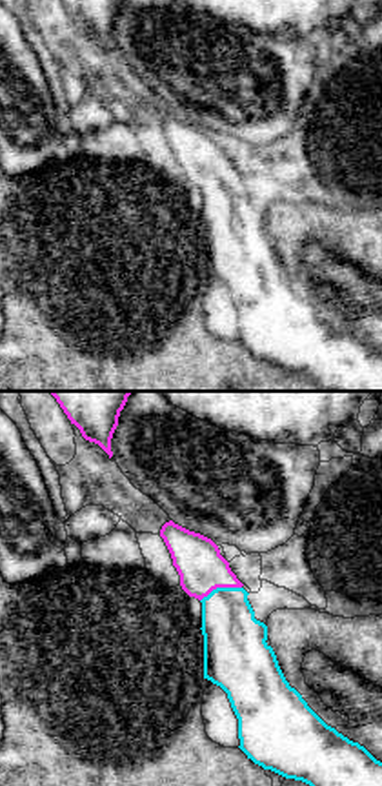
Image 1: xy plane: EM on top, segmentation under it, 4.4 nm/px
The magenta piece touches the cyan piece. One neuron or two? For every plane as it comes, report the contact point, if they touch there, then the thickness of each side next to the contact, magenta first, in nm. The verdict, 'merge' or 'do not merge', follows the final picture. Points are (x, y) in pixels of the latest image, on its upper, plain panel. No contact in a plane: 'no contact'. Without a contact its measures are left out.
contact (221, 179); calibres 200 and 280 nm

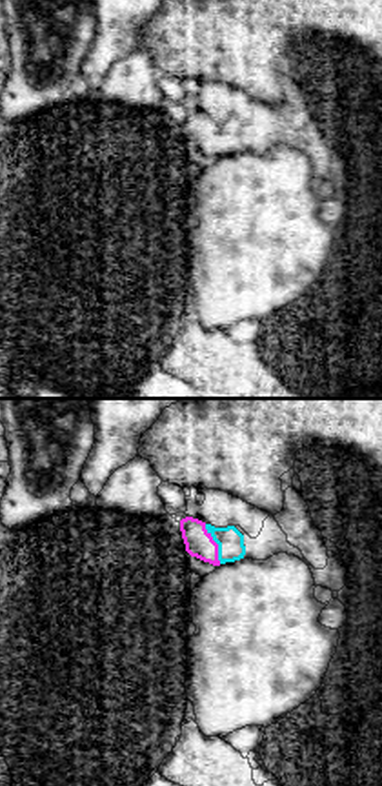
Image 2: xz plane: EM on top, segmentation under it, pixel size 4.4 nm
contact (217, 137); calibres 120 and 120 nm

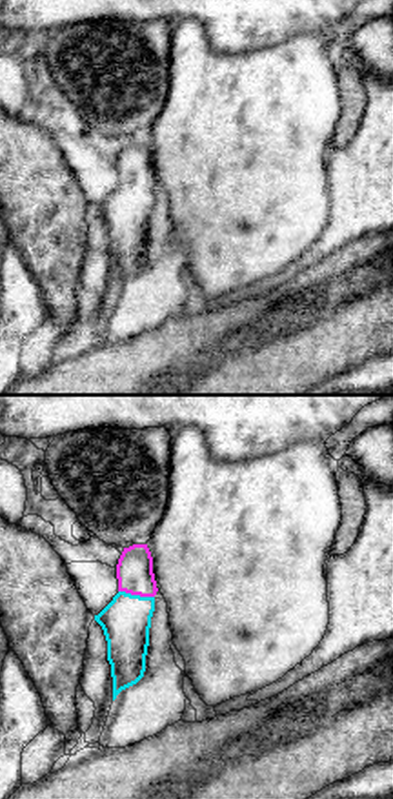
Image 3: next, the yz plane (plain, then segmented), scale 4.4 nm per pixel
contact (137, 186); calibres 160 and 220 nm

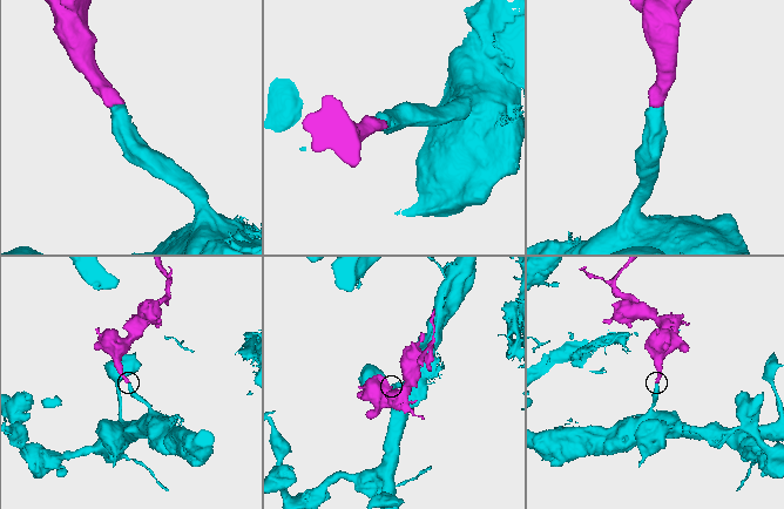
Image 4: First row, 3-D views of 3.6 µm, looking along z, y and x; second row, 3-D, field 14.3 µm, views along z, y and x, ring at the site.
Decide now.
merge

